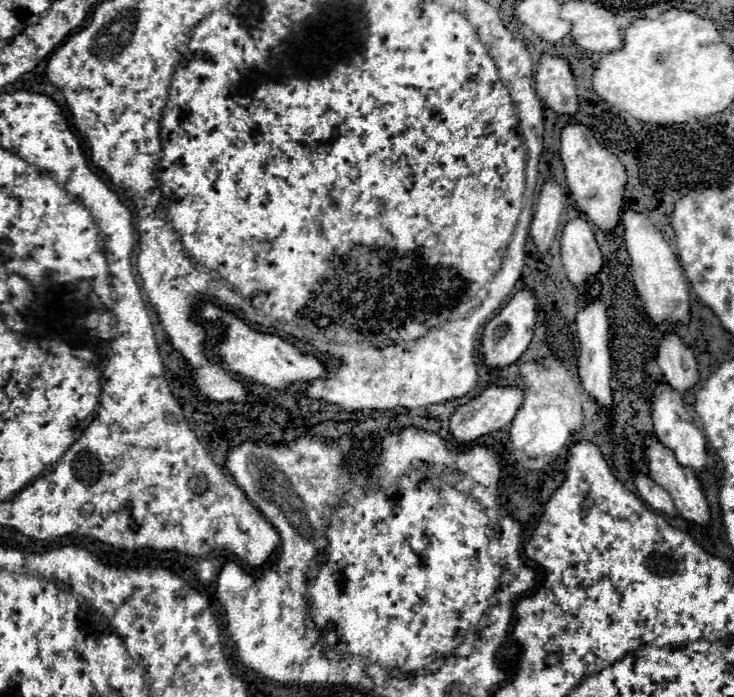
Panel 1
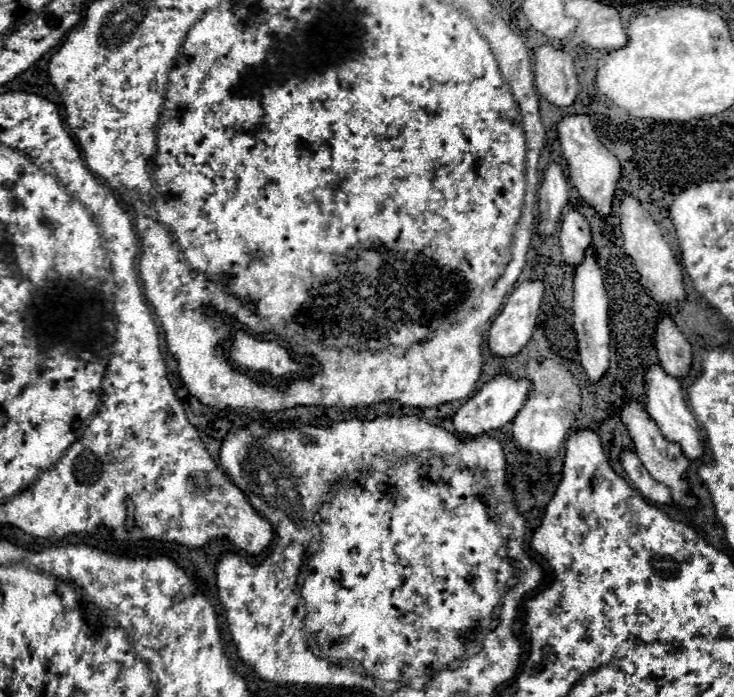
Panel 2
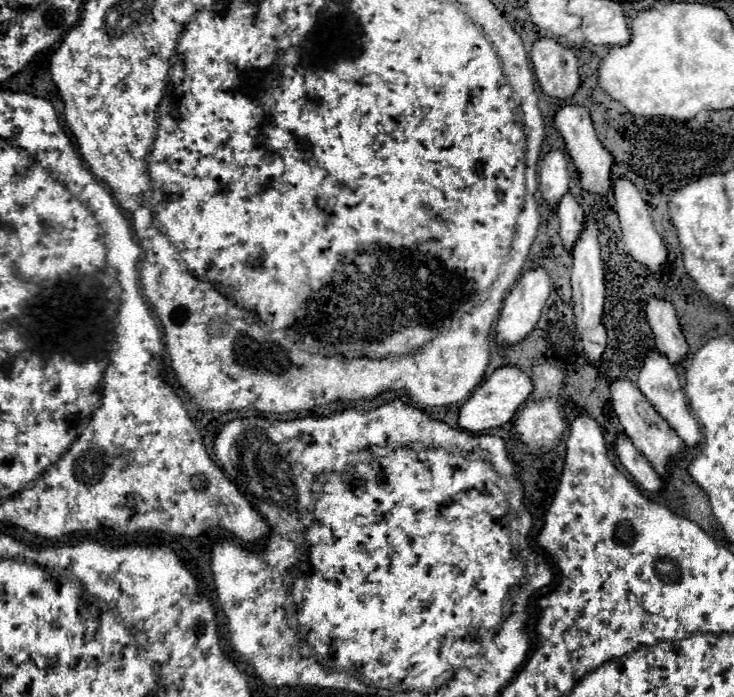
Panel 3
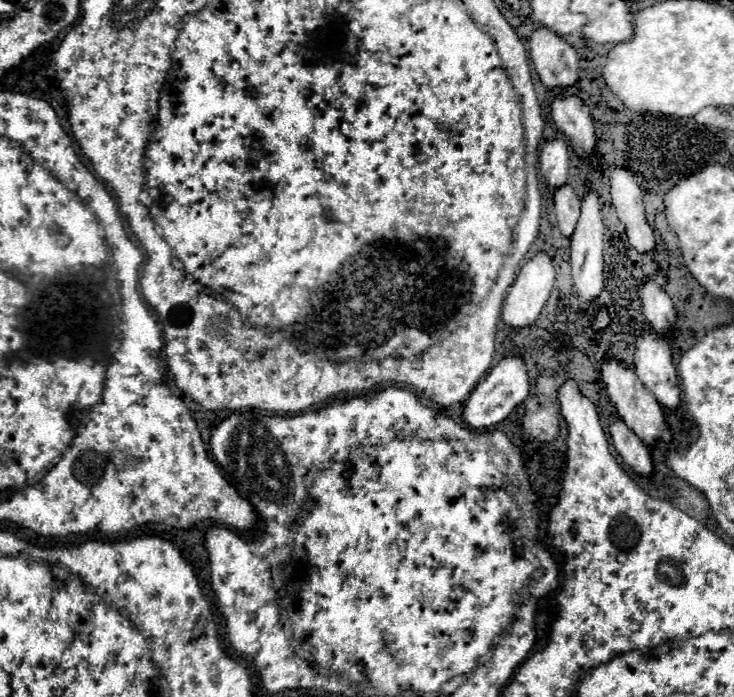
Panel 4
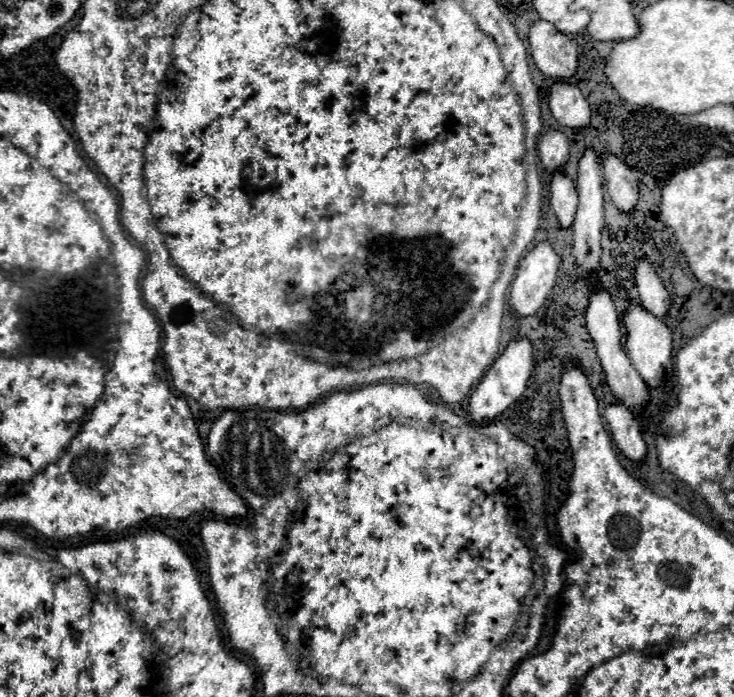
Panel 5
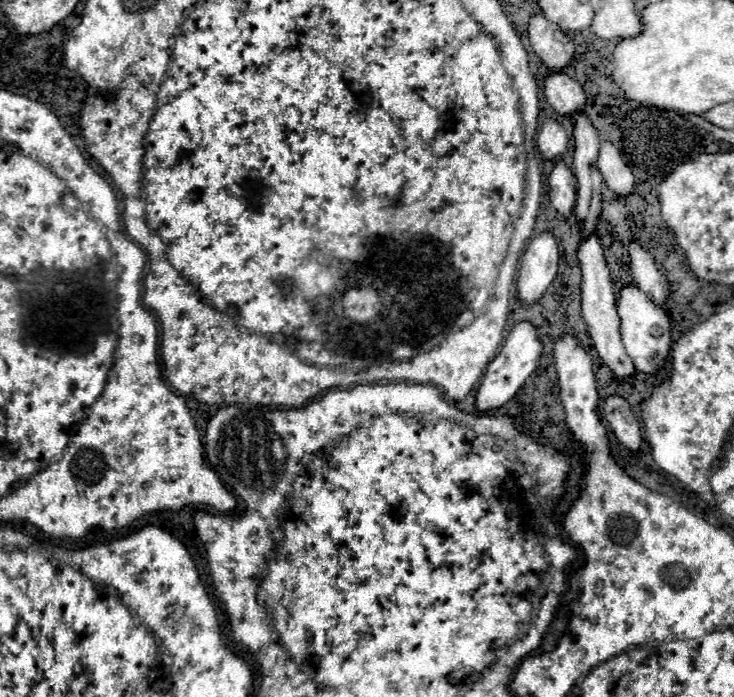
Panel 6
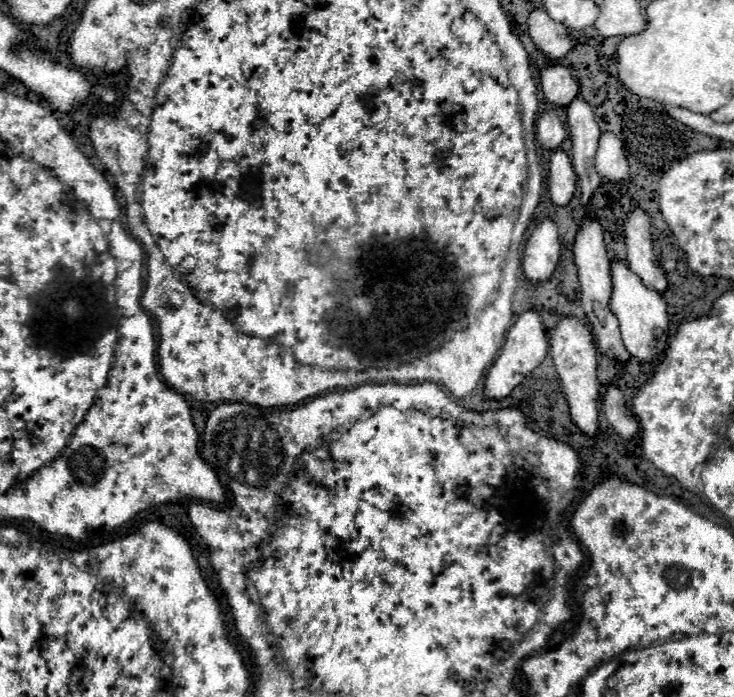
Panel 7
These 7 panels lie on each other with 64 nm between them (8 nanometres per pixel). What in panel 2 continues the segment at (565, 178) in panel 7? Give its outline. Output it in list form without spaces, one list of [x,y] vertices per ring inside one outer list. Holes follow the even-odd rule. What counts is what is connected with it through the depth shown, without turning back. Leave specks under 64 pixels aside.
[[[566,206],[562,212],[560,246],[562,246],[562,258],[572,272],[584,260],[584,250],[590,246],[594,248],[588,220],[582,214],[578,214],[572,206]]]

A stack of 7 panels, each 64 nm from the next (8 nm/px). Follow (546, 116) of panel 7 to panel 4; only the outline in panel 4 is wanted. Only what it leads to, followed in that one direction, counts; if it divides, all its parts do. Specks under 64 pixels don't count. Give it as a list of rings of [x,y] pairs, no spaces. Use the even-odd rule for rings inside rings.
[[[550,140],[540,148],[540,176],[550,192],[568,180],[568,144]]]

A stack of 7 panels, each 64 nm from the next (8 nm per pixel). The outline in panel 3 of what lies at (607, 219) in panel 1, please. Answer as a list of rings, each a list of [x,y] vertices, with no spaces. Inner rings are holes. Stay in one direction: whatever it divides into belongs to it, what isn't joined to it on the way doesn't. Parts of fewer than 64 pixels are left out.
[[[566,104],[558,110],[556,118],[554,118],[554,126],[558,130],[558,134],[564,138],[564,148],[566,154],[570,156],[574,170],[578,174],[580,180],[580,188],[584,192],[590,194],[598,194],[598,196],[606,196],[606,192],[610,190],[612,182],[610,182],[610,172],[612,172],[612,164],[614,164],[614,156],[600,144],[596,130],[592,126],[590,114],[584,106],[574,106],[574,104]]]

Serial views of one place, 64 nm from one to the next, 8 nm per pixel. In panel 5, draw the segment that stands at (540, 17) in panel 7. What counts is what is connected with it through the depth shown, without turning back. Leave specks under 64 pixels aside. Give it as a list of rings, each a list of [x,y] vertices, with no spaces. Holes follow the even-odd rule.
[[[536,20],[528,34],[530,54],[546,80],[572,80],[578,68],[576,44],[558,32],[550,22]]]

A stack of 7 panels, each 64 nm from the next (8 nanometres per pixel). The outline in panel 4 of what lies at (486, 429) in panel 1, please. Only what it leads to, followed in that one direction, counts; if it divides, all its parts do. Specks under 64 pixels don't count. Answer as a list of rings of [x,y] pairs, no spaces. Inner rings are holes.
[[[508,356],[498,366],[494,366],[490,374],[470,392],[464,412],[462,412],[462,420],[468,428],[474,428],[474,430],[490,428],[506,420],[512,414],[512,410],[528,398],[528,394],[530,394],[530,382],[528,382],[528,372],[526,372],[524,362],[520,358]]]

